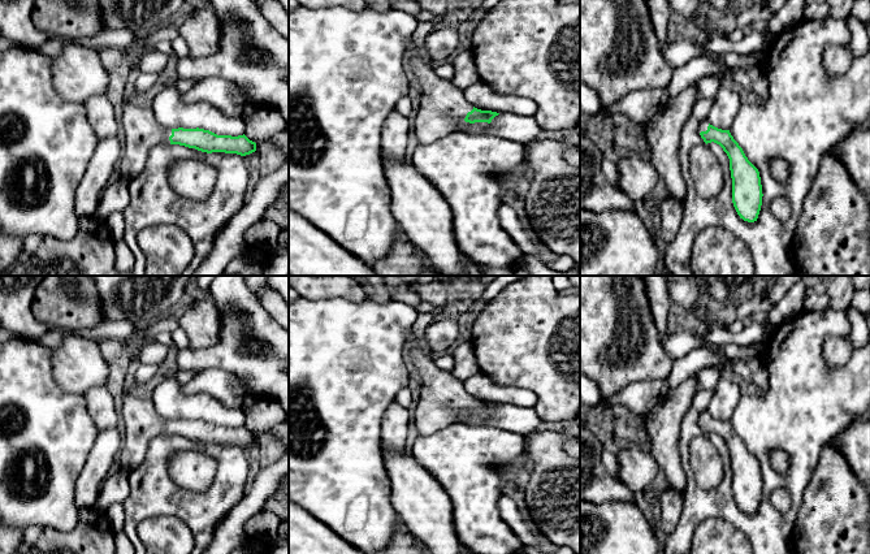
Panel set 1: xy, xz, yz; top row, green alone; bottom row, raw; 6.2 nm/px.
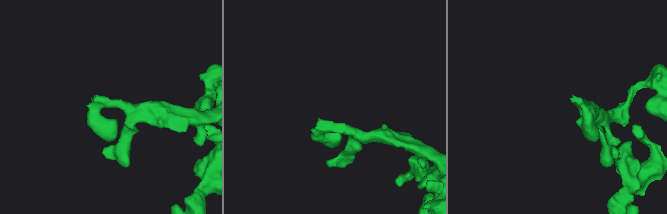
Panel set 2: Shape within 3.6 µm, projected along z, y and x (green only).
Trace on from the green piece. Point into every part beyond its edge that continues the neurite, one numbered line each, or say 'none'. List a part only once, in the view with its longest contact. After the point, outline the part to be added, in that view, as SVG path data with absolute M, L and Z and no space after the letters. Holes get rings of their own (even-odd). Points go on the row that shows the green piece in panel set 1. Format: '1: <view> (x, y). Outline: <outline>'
1: xy (142, 130). Outline: M129 101L124 107L122 131L118 168L121 179L127 182L140 173L151 147L170 144L172 129L156 120L152 107L139 107Z

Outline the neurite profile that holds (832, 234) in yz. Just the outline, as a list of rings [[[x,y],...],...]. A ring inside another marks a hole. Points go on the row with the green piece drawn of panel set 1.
[[[827,152],[804,200],[792,248],[800,276],[870,276],[870,203],[839,157]]]

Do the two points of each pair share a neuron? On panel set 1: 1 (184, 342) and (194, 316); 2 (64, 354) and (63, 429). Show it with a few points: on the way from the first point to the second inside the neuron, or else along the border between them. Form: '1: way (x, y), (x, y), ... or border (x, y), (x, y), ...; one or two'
1: border (180, 327), (186, 334), (190, 346); two
2: border (50, 362), (53, 380), (63, 389), (83, 395); two

